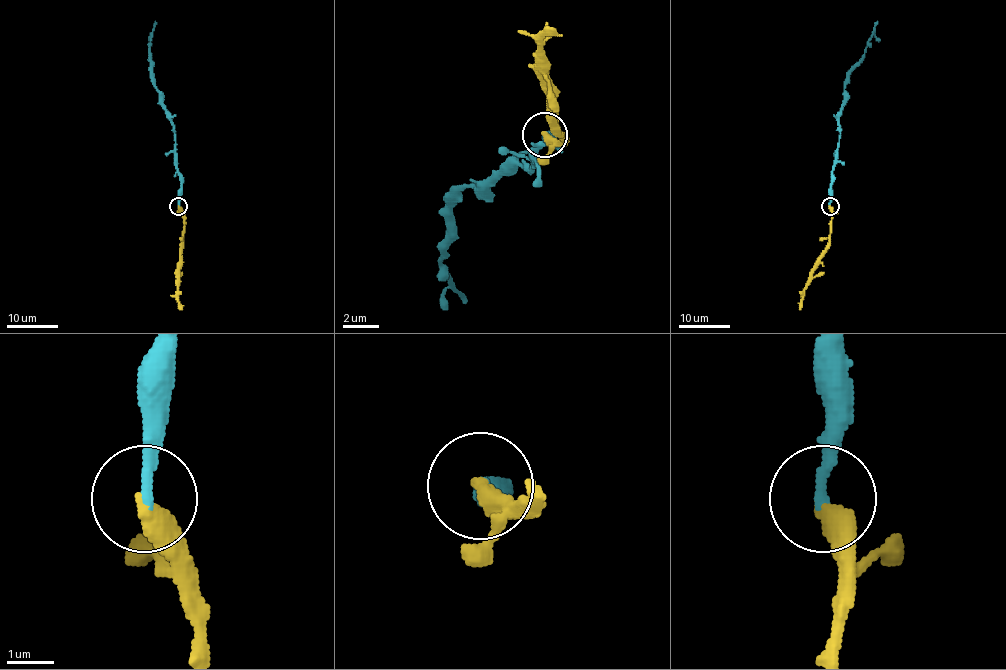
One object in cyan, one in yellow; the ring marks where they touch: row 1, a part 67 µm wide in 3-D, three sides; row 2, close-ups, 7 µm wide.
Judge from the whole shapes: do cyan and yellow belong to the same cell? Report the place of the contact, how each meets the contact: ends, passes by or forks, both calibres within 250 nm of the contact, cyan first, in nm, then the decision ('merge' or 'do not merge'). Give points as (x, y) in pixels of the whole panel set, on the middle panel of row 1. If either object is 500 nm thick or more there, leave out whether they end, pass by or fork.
(544, 134) | cyan ends | yellow ends | 260/400 nm | merge

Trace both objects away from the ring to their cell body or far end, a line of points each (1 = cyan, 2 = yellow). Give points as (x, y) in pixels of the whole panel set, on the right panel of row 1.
1: (830, 206), (839, 112), (844, 103), (848, 72), (864, 53), (877, 21)
2: (830, 206), (830, 244), (804, 290), (800, 309)

